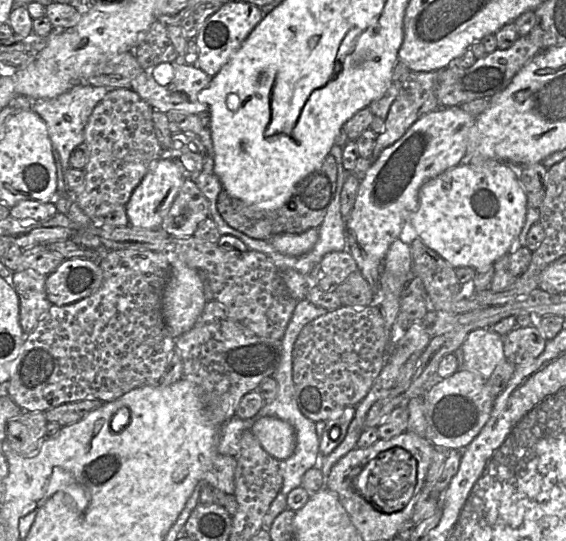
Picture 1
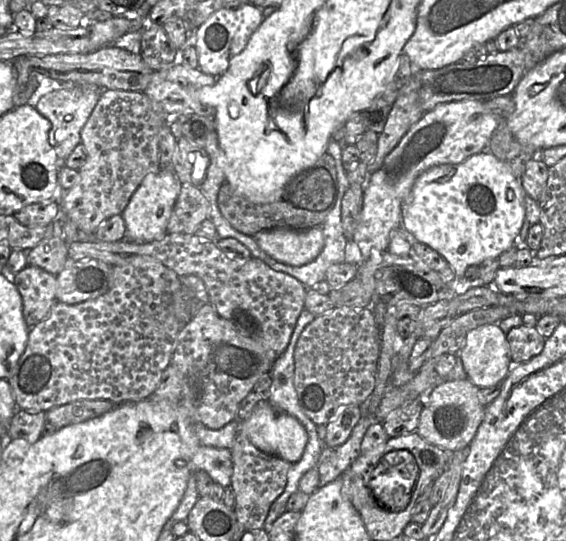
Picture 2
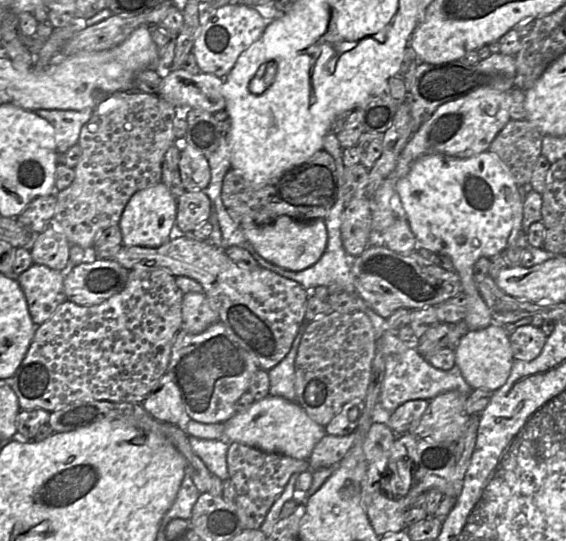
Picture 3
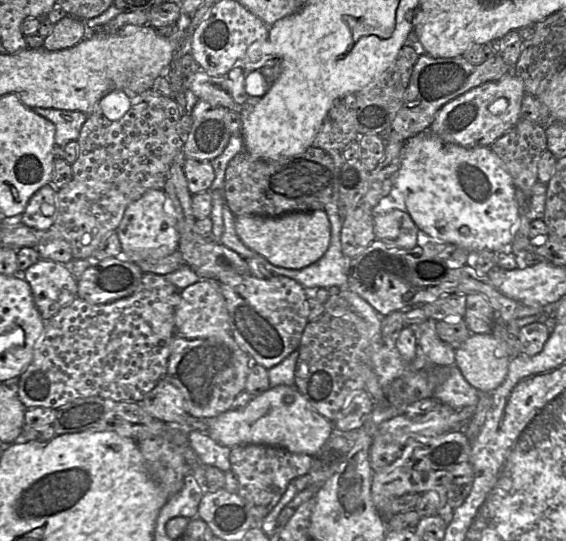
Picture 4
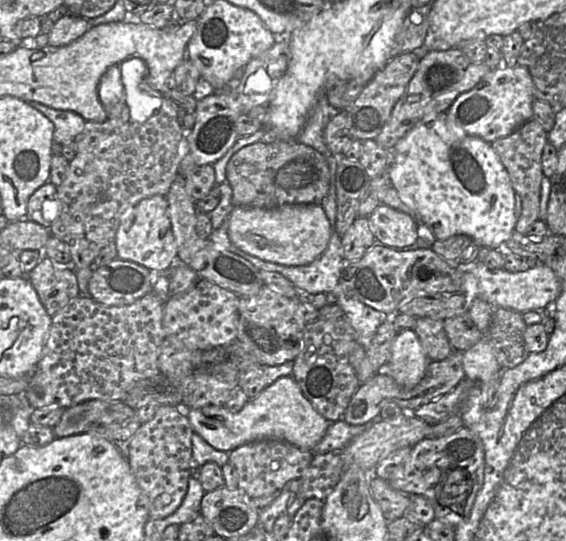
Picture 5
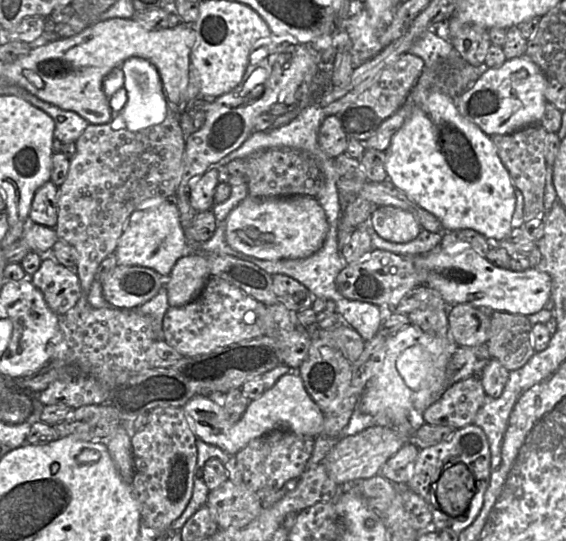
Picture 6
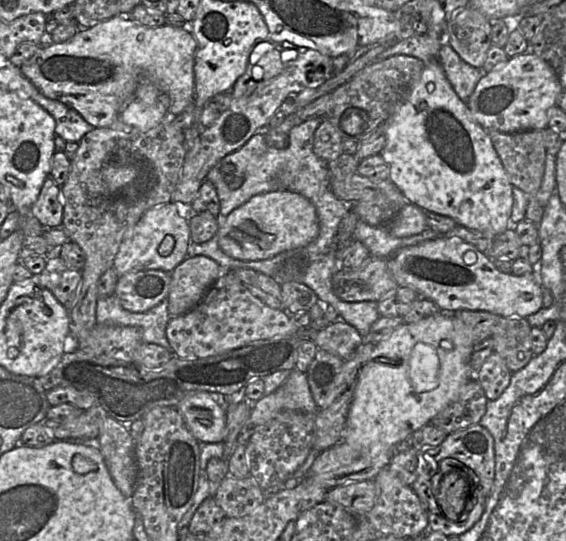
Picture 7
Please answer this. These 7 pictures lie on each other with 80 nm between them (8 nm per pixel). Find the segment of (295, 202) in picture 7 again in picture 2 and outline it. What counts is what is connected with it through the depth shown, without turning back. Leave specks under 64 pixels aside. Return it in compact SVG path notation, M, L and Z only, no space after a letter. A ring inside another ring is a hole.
M322 226L307 230L278 227L253 235L259 247L275 260L291 266L313 261L324 245Z

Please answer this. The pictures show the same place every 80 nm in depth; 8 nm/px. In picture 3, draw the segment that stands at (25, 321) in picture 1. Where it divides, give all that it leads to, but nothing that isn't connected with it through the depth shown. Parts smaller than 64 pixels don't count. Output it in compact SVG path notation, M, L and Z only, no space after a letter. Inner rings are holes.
M33 263L16 277L26 297L31 319L37 326L48 320L66 300L64 276L62 271Z

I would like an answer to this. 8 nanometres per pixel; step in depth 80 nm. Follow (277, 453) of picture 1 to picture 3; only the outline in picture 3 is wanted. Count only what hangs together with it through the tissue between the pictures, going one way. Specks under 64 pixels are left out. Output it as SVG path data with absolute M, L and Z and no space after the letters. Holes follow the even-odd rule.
M270 394L255 401L246 411L236 412L224 422L224 427L223 442L238 442L298 460L308 459L316 444L326 435L325 427L313 421L296 401Z

